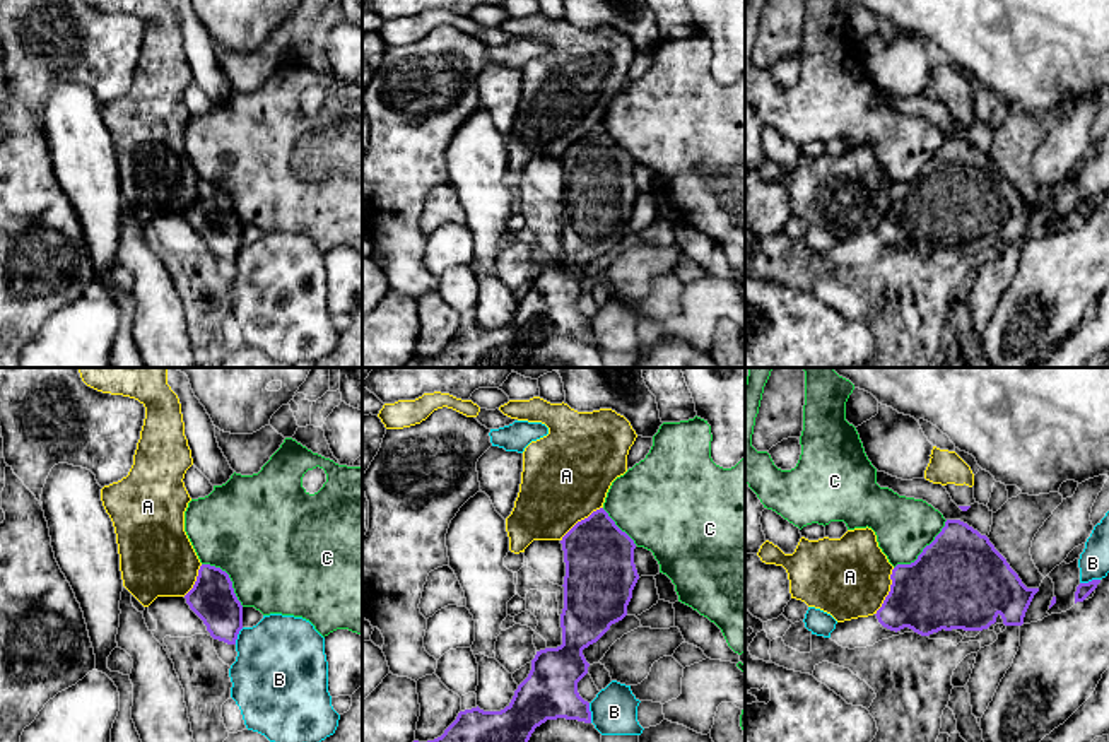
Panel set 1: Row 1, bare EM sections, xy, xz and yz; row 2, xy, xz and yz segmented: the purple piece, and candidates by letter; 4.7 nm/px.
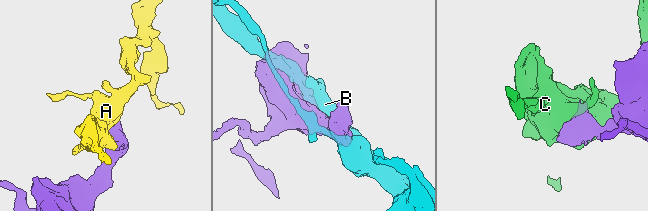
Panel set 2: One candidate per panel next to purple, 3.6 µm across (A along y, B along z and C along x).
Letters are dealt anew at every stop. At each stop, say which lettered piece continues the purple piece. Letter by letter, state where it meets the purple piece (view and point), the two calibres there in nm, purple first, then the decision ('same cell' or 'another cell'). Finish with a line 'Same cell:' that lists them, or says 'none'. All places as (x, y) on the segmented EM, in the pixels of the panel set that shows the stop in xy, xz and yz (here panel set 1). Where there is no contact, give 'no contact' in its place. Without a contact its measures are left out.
A: yz (889, 592) | 380/380 nm | same cell
B: xz (590, 713) | 260/220 nm | another cell
C: yz (923, 551) | 440/280 nm | another cell
Same cell: A

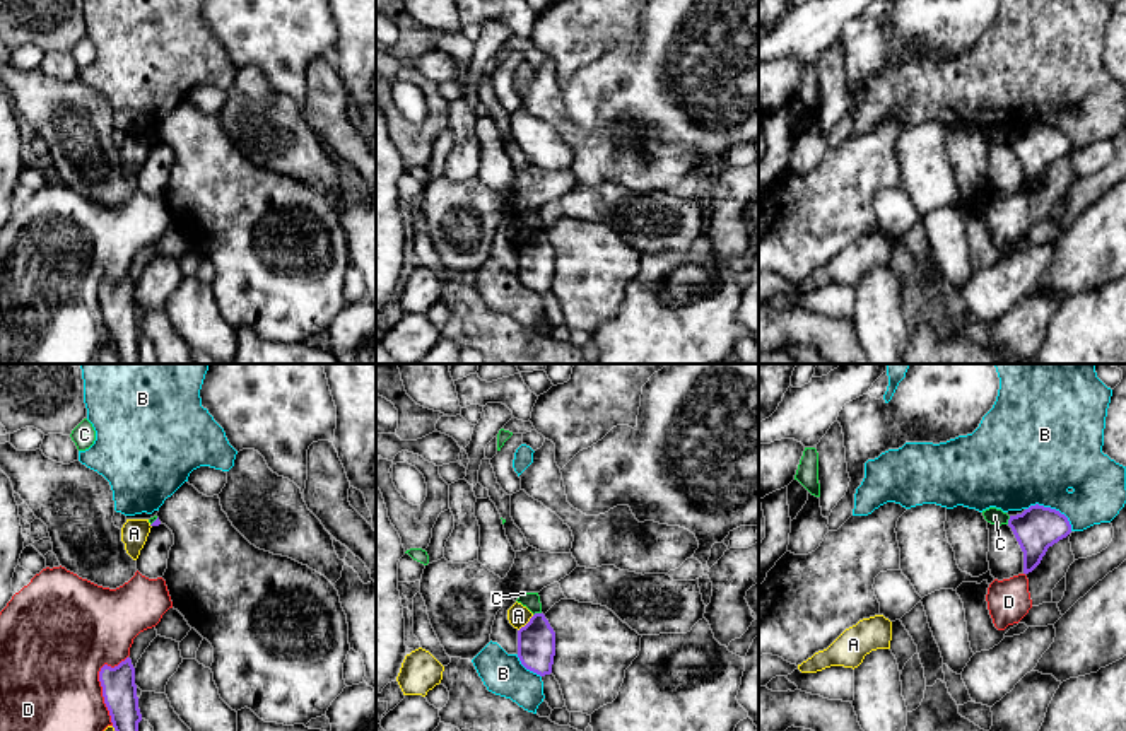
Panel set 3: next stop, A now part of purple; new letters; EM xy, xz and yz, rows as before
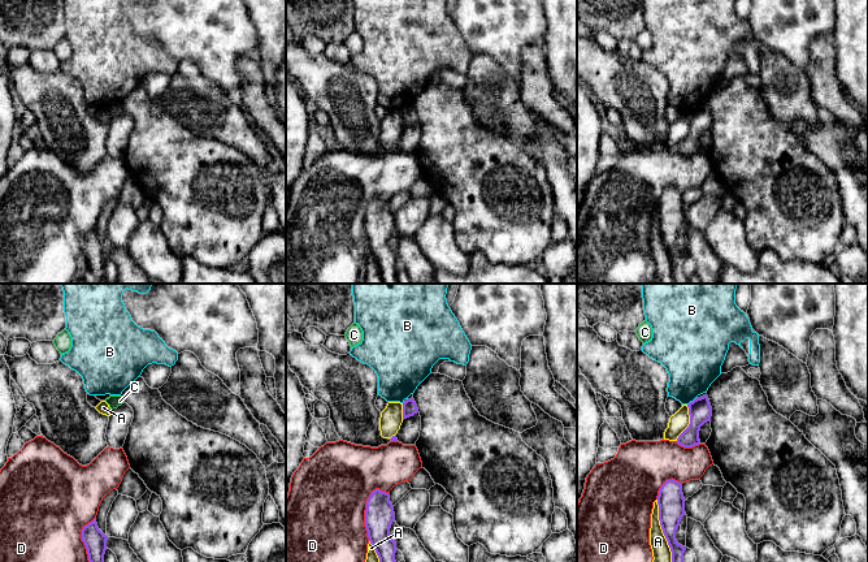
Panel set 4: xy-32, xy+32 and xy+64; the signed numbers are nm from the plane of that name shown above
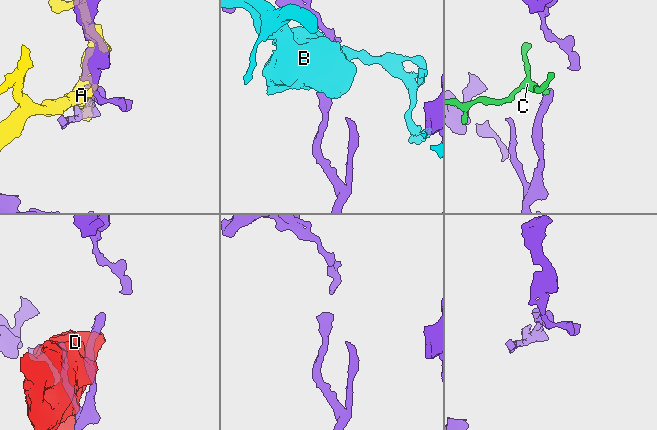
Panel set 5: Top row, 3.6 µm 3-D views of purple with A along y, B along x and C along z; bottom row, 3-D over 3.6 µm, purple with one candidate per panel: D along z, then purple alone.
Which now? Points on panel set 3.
A: xz (527, 624) | 180/110 nm | another cell
B: yz (1053, 509) | 200/420 nm | another cell
C: xz (537, 614) | 180/80 nm | another cell
D: xy (101, 684) | 160/460 nm | another cell
Same cell: none

